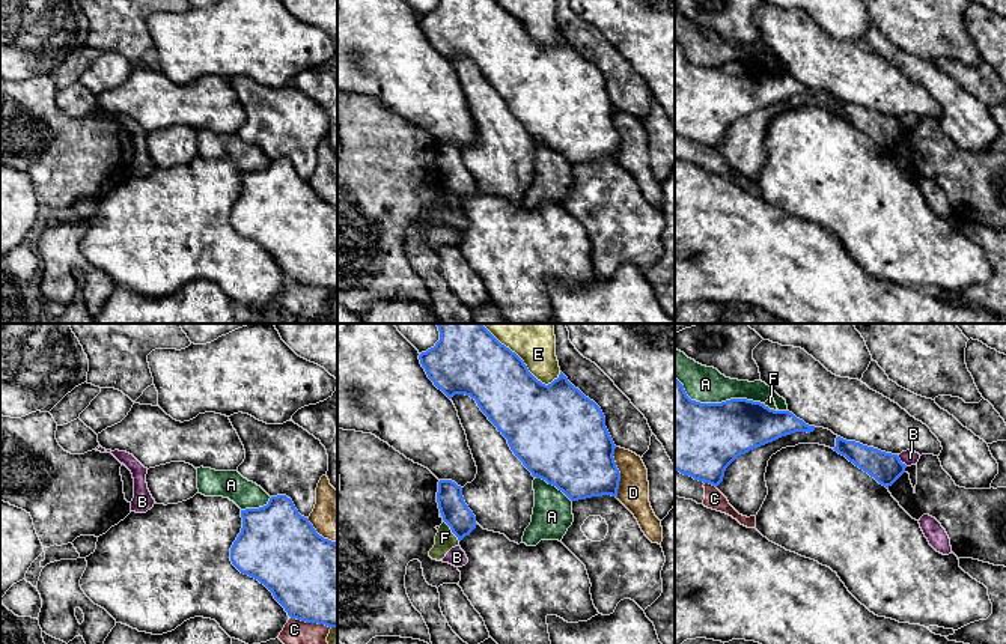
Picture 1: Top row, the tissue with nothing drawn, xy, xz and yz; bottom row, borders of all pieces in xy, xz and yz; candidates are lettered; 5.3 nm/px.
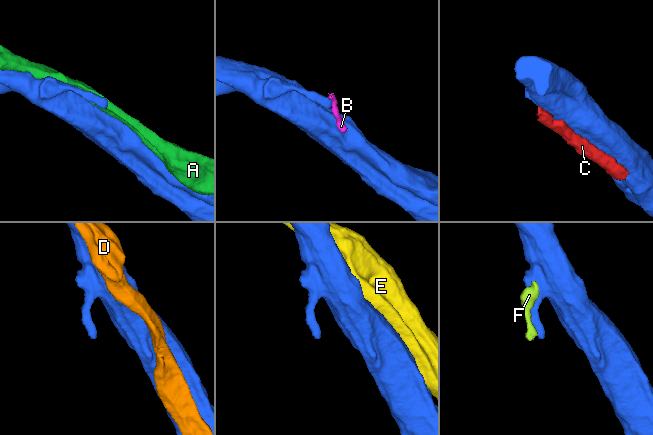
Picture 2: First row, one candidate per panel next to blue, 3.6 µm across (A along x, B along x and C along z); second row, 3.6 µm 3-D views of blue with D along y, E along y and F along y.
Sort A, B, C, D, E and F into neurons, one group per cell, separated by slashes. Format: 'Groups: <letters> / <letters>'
Groups: A / B C F / D / E

